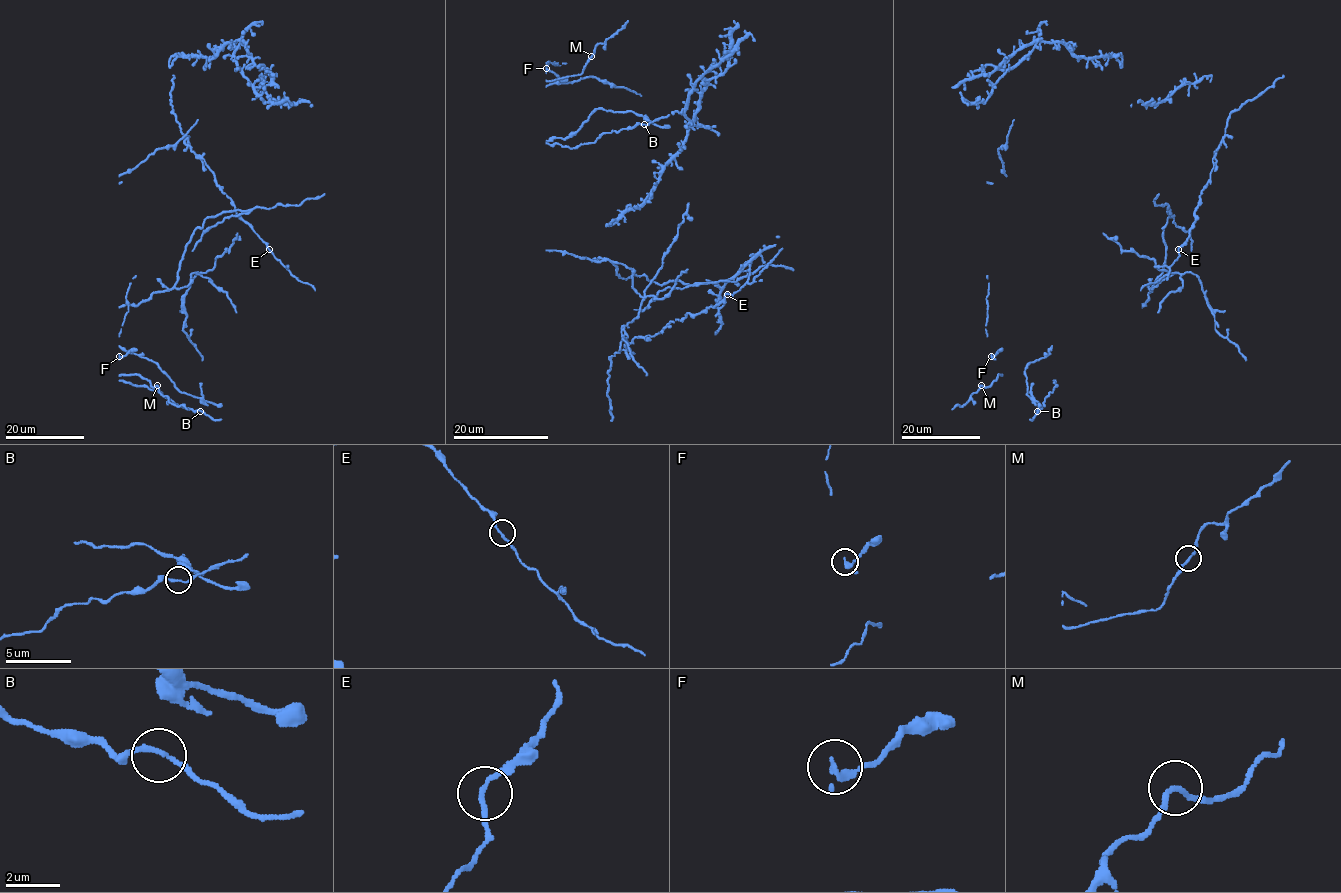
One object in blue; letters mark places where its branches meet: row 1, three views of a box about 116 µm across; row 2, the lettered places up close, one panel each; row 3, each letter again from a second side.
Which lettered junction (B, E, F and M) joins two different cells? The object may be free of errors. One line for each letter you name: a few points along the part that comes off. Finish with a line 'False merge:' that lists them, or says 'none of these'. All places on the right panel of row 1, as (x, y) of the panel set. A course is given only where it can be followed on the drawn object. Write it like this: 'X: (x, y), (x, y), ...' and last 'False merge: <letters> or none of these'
False merge: F

